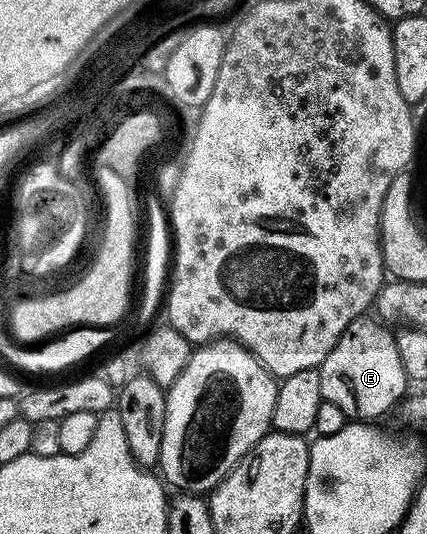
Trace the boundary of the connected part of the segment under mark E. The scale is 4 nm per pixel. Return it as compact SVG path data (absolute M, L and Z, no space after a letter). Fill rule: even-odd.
M367 319L352 320L338 338L334 350L326 354L319 366L322 398L334 402L352 422L379 421L379 416L386 415L396 403L399 405L405 399L404 391L410 387L406 370L402 370L402 358L398 358L393 329L379 319Z

